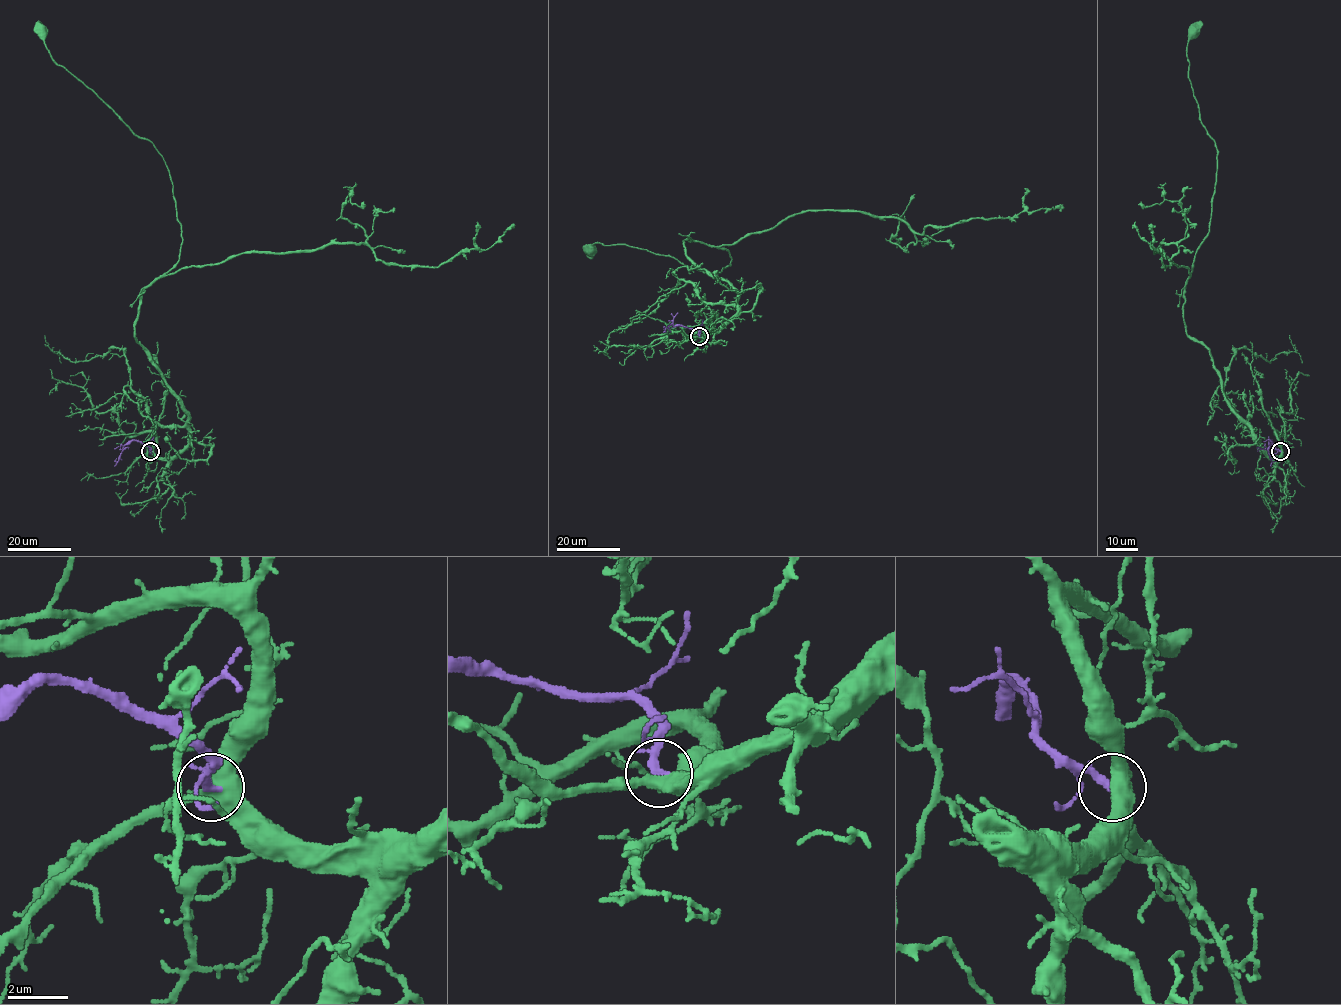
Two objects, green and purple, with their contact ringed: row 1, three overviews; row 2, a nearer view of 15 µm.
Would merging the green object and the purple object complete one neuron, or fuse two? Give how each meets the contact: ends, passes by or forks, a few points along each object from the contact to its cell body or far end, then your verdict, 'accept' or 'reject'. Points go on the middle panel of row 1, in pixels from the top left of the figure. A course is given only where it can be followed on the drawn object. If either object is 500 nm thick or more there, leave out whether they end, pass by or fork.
green forks | purple passes by | green via (699, 337), (737, 314), (738, 294), (683, 243), (726, 248), (730, 265), (718, 273), (624, 244), (592, 249) | purple via (699, 337), (697, 329), (671, 324), (665, 332) | accept

